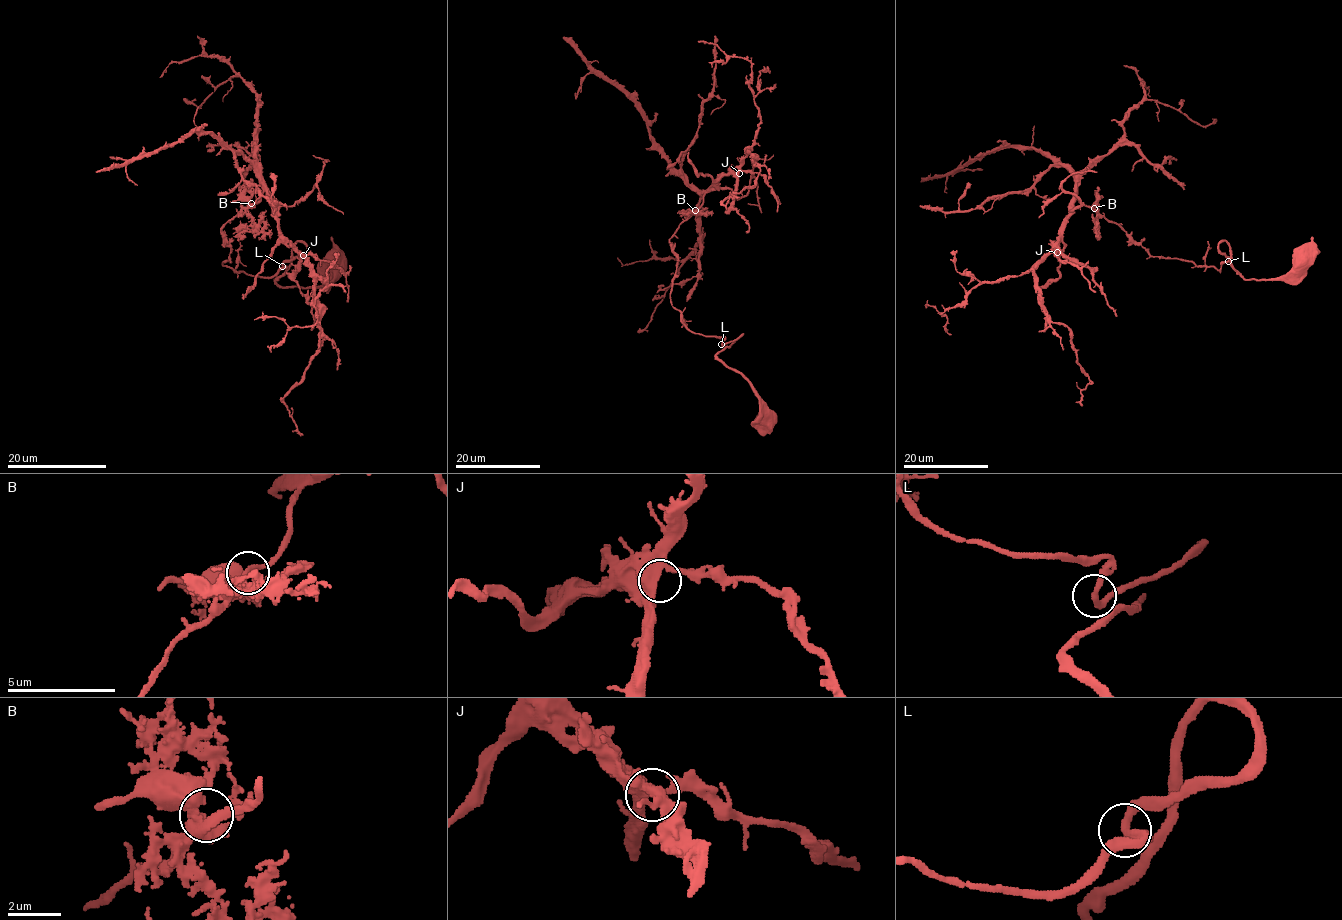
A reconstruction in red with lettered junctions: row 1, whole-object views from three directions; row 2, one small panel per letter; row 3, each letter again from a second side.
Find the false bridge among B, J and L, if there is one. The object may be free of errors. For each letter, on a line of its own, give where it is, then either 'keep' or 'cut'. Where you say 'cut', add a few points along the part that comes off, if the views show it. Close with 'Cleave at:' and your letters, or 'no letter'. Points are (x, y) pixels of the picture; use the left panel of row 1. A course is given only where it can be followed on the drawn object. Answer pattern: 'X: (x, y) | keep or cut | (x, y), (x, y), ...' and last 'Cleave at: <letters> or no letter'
B: (251, 203) | keep
J: (303, 255) | keep
L: (282, 266) | keep
Cleave at: no letter

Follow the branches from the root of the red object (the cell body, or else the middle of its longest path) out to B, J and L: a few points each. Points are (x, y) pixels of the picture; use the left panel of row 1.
B: (335, 264), (323, 286), (281, 286), (298, 242), (307, 252), (271, 276), (225, 267), (221, 228), (251, 203)
J: (335, 264), (323, 286), (281, 286), (302, 242), (256, 276), (222, 264), (221, 228), (264, 191), (303, 255)
L: (335, 264), (335, 276), (323, 286), (281, 286), (276, 280), (298, 242), (307, 252), (282, 265)

